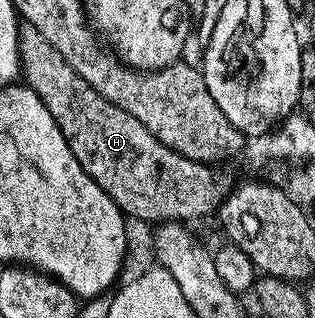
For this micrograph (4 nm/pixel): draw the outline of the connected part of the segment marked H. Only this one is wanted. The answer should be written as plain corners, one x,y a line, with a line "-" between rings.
28,24
20,27
17,56
19,74
24,85
30,86
35,96
47,104
47,112
51,112
55,124
59,124
59,132
63,132
71,152
75,152
75,160
83,164
83,172
87,172
87,176
91,176
130,219
138,218
141,222
153,222
152,224
189,224
192,223
192,218
205,218
212,210
214,213
225,201
227,186
221,183
219,175
212,174
209,171
212,169
206,163
193,162
187,156
167,148
167,144
151,136
151,132
147,132
147,128
135,120
135,116
123,112
123,108
99,96
99,92
95,92
95,88
91,88
91,84
87,84
87,80
83,80
83,76
79,76
79,72
75,72
75,68
71,68
71,64
67,64
59,52
55,52
55,48
51,48
51,43
43,37
39,28

